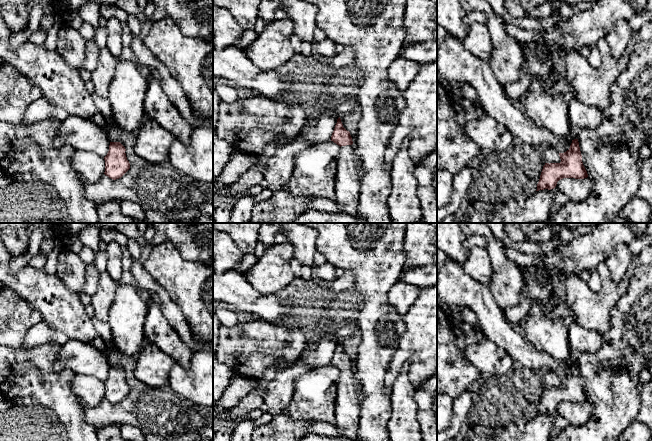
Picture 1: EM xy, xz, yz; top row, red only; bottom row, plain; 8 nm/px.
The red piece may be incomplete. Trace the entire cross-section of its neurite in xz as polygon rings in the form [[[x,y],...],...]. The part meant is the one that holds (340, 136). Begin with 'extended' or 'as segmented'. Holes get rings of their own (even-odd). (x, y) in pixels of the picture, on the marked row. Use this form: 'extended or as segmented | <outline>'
extended | [[[340,117],[337,119],[331,141],[340,146],[340,154],[337,164],[335,177],[336,202],[340,210],[352,215],[356,223],[365,223],[365,220],[358,214],[358,199],[360,193],[359,169],[355,167],[357,163],[356,146],[353,144],[350,132],[347,131],[341,122]]]

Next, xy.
as segmented | [[[110,142],[109,151],[104,157],[105,172],[109,178],[116,180],[121,178],[129,169],[125,147],[120,142]]]

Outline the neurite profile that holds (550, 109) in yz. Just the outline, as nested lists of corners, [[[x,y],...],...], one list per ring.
[[[555,72],[550,75],[551,84],[548,90],[542,89],[541,94],[527,92],[522,110],[538,127],[550,130],[554,135],[565,137],[570,130],[569,104],[573,99],[577,99],[573,87],[571,87],[562,72]]]

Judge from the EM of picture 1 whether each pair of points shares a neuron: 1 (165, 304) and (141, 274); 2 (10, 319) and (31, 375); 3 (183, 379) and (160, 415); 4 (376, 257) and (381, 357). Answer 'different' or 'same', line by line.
1: same
2: different
3: different
4: same

